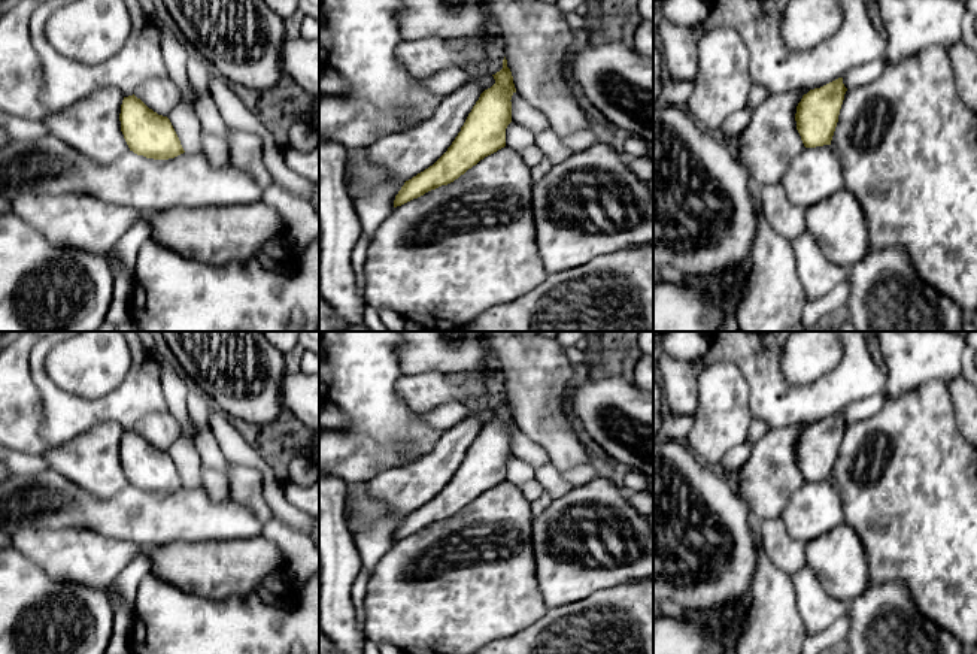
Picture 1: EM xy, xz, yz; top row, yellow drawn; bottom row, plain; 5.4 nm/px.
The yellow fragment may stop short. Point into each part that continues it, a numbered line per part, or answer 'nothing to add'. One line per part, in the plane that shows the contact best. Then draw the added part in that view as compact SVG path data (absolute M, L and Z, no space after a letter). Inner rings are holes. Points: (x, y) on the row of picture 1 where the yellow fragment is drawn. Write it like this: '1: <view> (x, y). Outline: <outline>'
1: xz (403, 154). Outline: M483 69L461 88L443 96L433 115L407 130L377 139L367 148L374 166L382 167L395 182L406 182L433 166L452 145L468 113L483 93Z

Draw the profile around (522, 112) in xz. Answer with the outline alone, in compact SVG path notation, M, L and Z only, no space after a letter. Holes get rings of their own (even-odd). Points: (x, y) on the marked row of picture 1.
M518 91L513 93L510 102L513 122L528 128L534 134L550 128L547 118L533 108Z

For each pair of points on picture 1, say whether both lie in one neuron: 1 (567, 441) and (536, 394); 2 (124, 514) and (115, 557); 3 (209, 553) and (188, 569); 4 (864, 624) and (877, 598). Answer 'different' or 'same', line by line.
1: same
2: different
3: same
4: same

